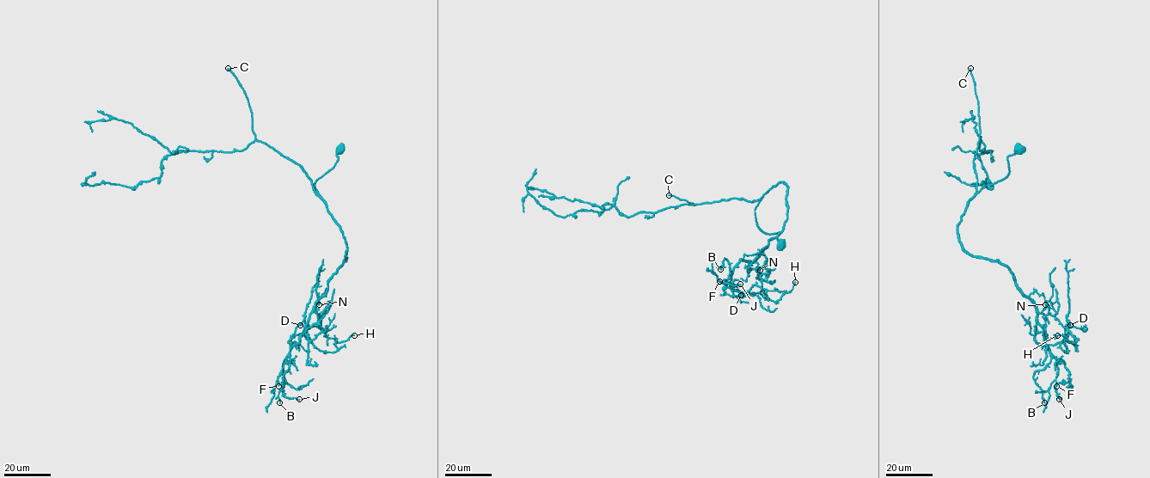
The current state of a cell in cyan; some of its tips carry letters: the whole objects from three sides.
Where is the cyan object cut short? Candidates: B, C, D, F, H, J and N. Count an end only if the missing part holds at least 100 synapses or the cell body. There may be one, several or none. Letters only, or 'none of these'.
C

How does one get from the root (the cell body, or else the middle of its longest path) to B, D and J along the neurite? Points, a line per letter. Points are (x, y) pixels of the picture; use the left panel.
B: (321, 198), (345, 239), (347, 257), (290, 351), (279, 402)
D: (321, 198), (345, 239), (347, 257), (316, 303), (299, 341), (290, 345), (296, 328), (300, 325)
J: (321, 198), (345, 239), (347, 257), (283, 362), (283, 395), (299, 399)

